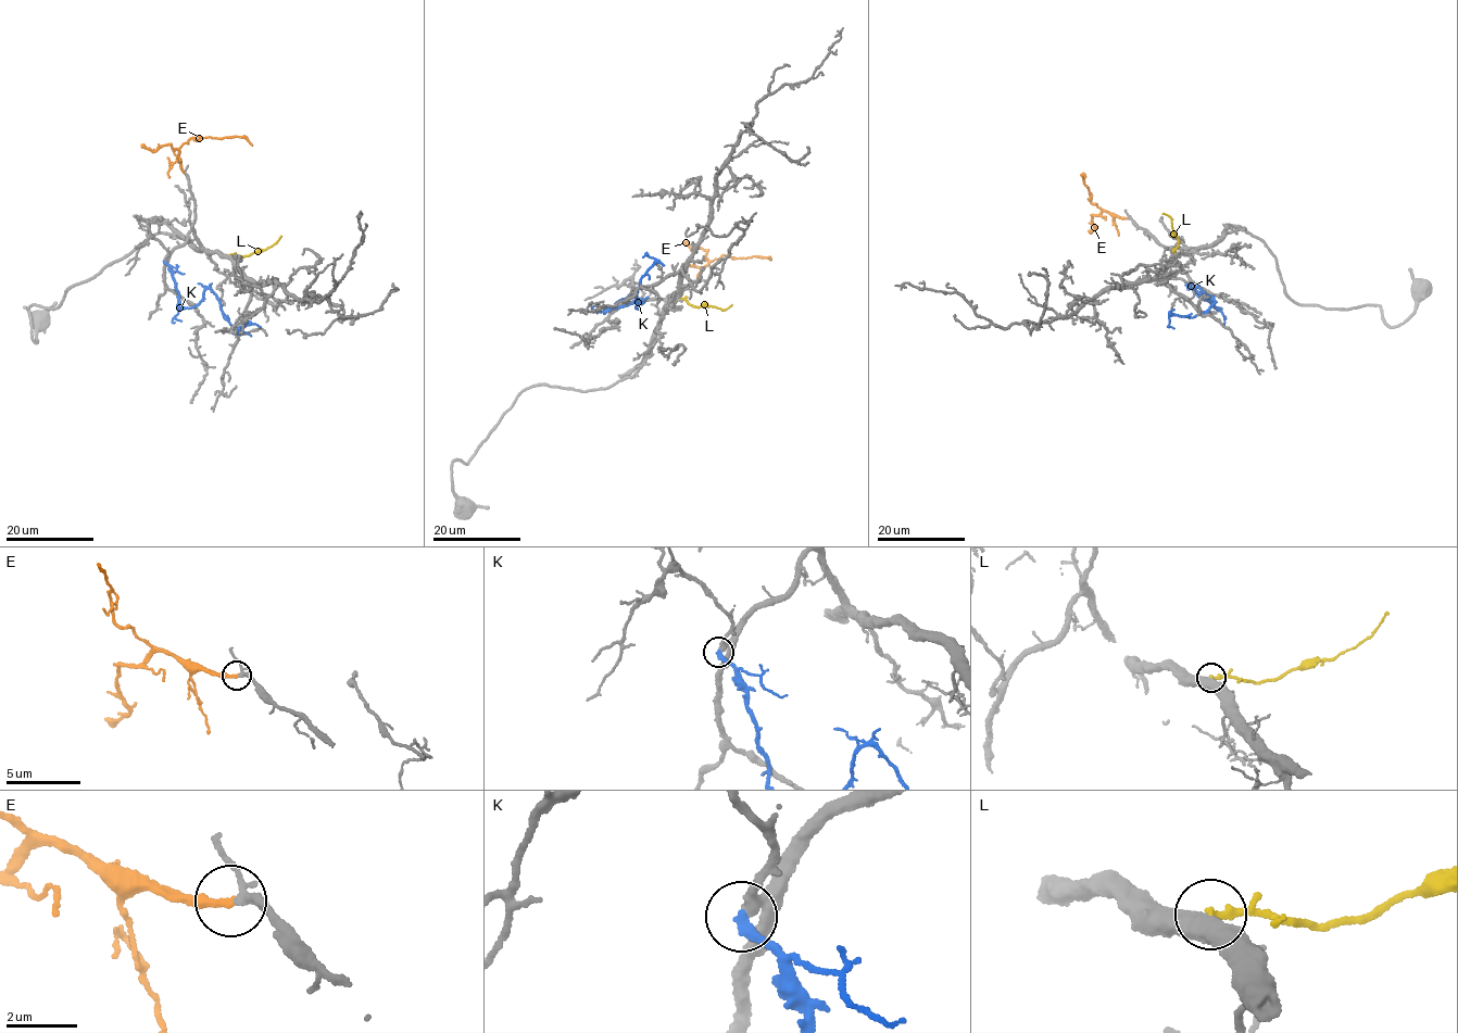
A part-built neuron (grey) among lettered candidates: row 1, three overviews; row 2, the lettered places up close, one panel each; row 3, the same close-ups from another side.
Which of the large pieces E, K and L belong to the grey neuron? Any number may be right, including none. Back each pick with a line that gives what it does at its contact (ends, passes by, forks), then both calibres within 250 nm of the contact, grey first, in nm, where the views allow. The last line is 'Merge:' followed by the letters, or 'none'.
E: It ends there. Thickness 200 nm (grey) against 240 nm
Merge: E

